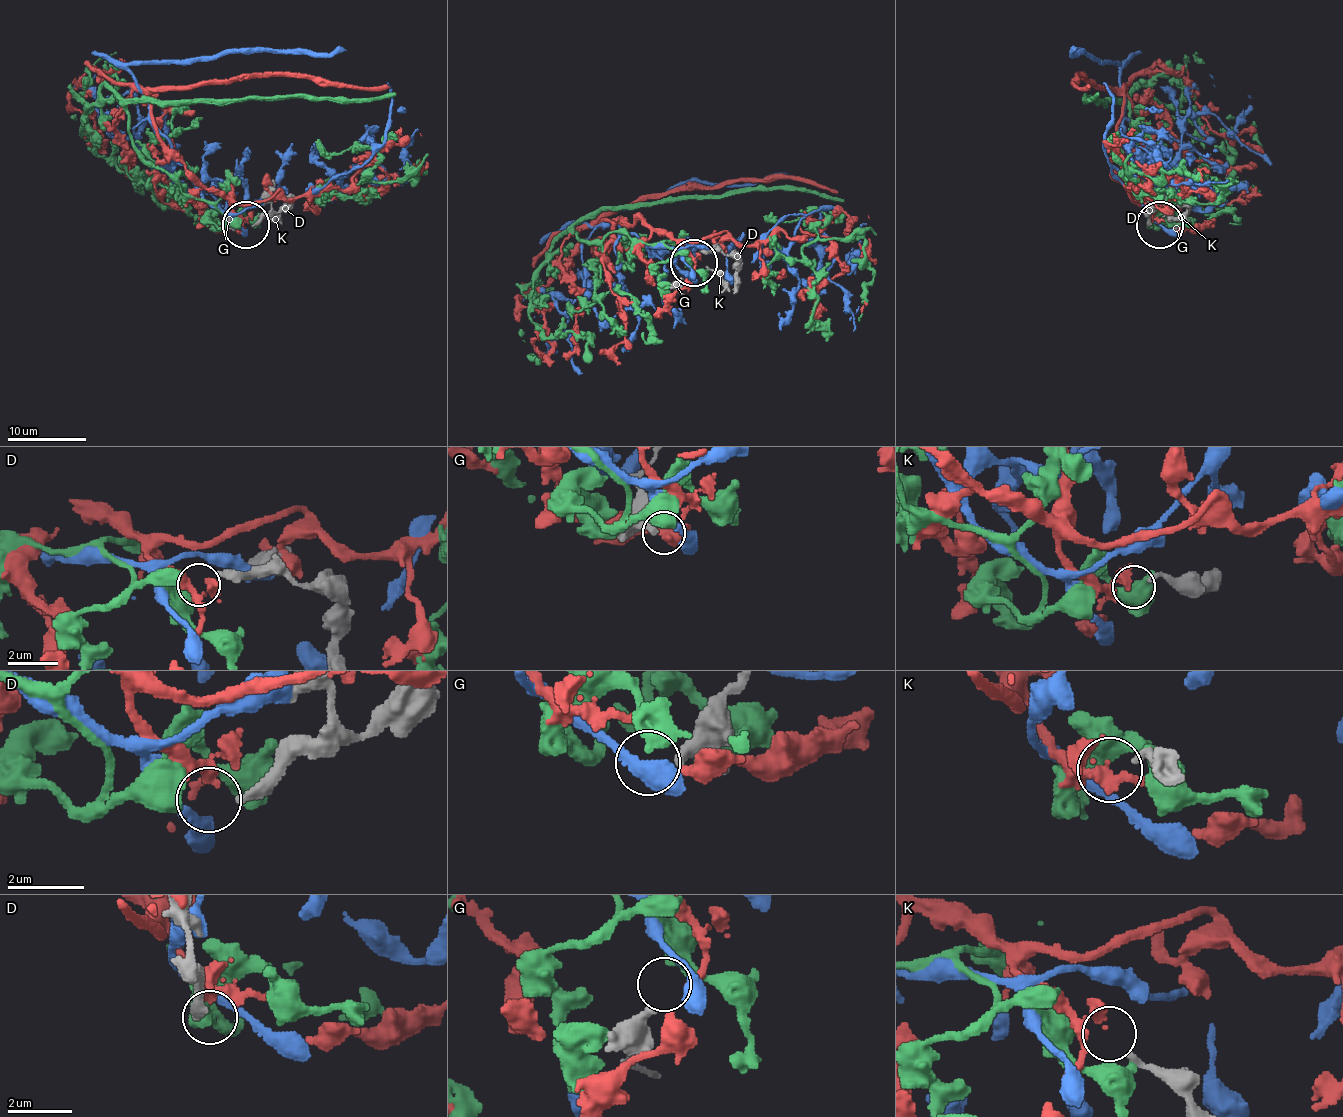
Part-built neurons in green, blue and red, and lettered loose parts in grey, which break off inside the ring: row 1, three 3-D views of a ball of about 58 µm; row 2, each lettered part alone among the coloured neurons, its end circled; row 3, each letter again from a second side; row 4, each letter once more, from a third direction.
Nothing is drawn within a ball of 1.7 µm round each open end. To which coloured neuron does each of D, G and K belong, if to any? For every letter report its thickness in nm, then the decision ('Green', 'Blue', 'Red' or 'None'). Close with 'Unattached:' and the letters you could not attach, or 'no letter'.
D: Thickness 280 nm. Green
G: Thickness 400 nm. None
K: Thickness 160 nm. Red
Unattached: G

